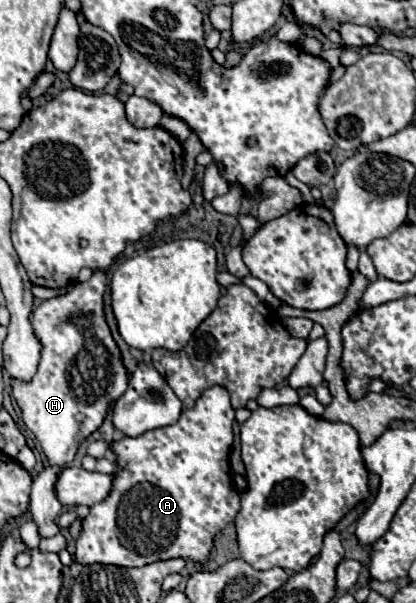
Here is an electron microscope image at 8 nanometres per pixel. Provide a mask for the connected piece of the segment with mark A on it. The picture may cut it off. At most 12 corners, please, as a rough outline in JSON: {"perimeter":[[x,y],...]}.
{"perimeter":[[208,388],[112,442],[76,562],[204,562],[240,512],[234,408]]}

